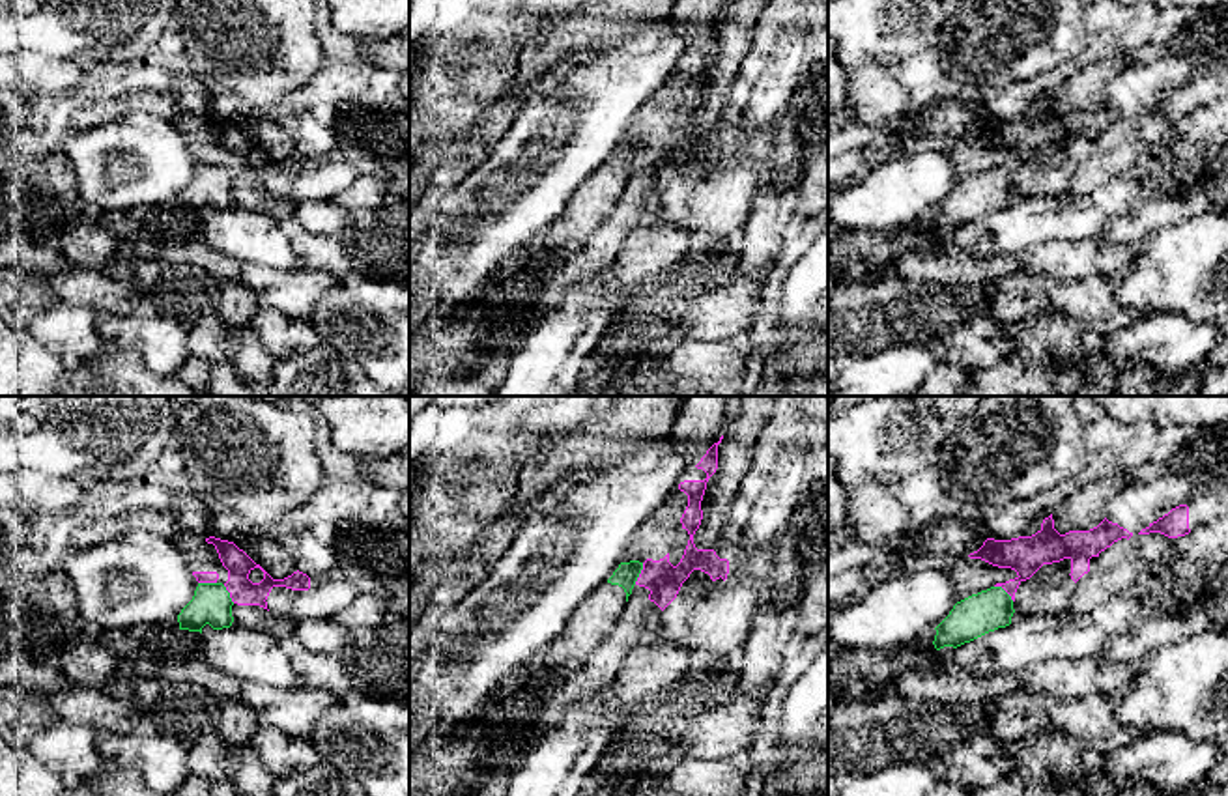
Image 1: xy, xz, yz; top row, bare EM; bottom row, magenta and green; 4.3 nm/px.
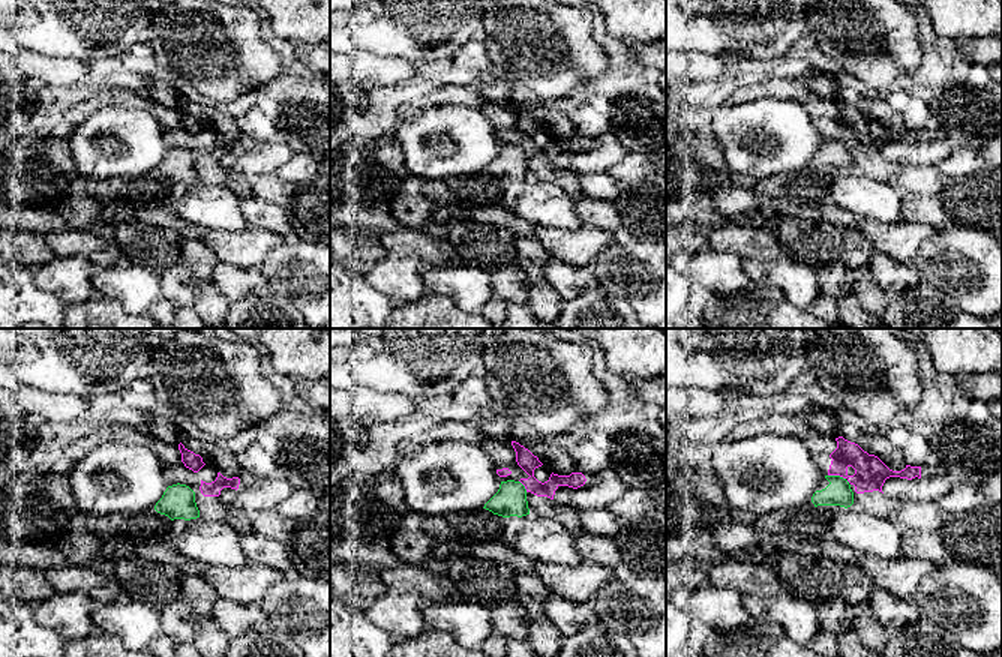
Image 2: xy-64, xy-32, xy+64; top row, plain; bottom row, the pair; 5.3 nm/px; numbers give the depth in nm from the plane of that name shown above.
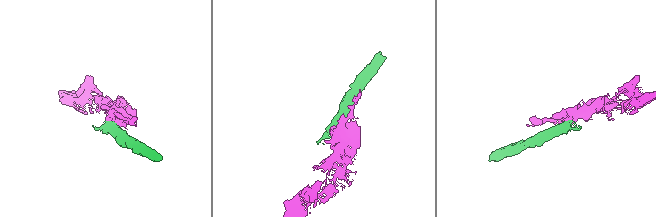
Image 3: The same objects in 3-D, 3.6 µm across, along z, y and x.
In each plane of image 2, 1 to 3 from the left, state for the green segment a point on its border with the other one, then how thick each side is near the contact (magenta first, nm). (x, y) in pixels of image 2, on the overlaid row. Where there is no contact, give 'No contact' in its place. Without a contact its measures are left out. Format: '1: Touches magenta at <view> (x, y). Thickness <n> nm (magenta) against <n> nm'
1: No contact
2: Touches magenta at xy-32 (524, 485). Thickness 100 nm (magenta) against 170 nm
3: Touches magenta at xy+64 (839, 474). Thickness 180 nm (magenta) against 140 nm

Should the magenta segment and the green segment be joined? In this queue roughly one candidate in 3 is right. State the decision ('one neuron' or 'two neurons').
two neurons

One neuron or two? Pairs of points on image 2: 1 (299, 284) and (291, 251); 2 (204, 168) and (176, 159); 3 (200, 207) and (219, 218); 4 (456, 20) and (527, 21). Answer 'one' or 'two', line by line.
1: one
2: one
3: one
4: two

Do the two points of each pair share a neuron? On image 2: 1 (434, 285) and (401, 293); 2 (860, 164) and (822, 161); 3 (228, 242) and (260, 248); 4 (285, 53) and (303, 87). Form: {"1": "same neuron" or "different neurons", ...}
{"1": "different neurons", "2": "same neuron", "3": "same neuron", "4": "same neuron"}

